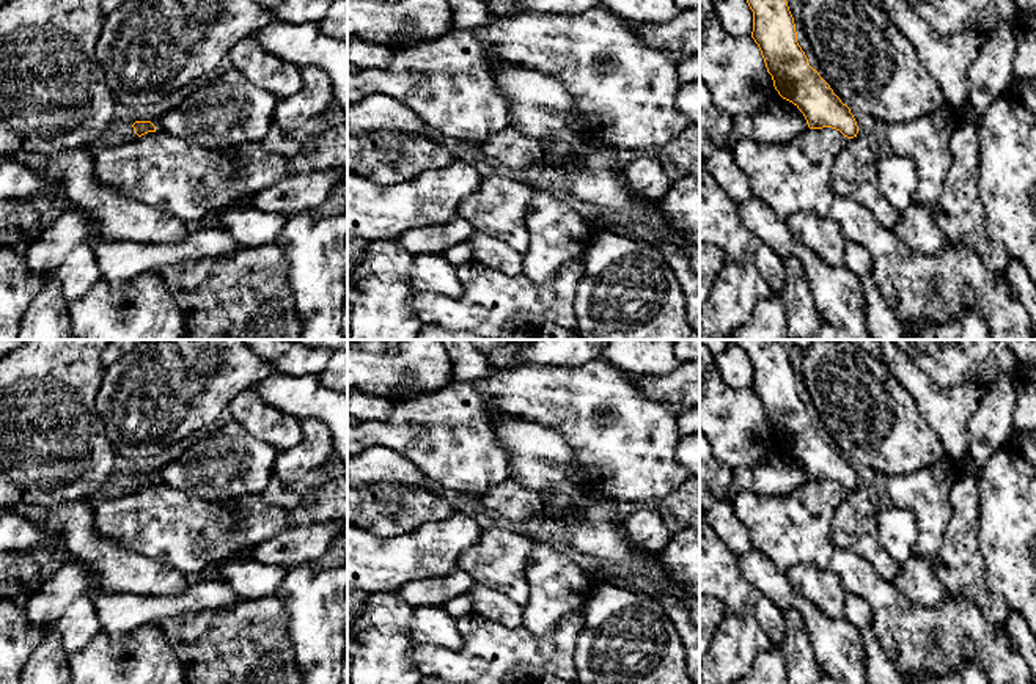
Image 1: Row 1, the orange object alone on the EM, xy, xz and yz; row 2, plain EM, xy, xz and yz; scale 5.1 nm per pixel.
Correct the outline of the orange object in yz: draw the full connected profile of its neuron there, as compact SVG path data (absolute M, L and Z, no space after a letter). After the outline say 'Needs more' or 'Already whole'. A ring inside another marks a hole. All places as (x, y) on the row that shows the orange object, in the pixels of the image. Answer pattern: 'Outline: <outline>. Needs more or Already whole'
Outline: M747 0L753 11L751 38L758 44L778 94L792 102L810 129L832 127L854 138L858 126L850 108L813 69L797 42L794 17L786 0Z. Already whole

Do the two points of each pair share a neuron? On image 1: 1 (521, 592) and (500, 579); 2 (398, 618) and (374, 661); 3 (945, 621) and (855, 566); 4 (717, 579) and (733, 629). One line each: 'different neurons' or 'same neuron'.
1: same neuron
2: same neuron
3: same neuron
4: different neurons

